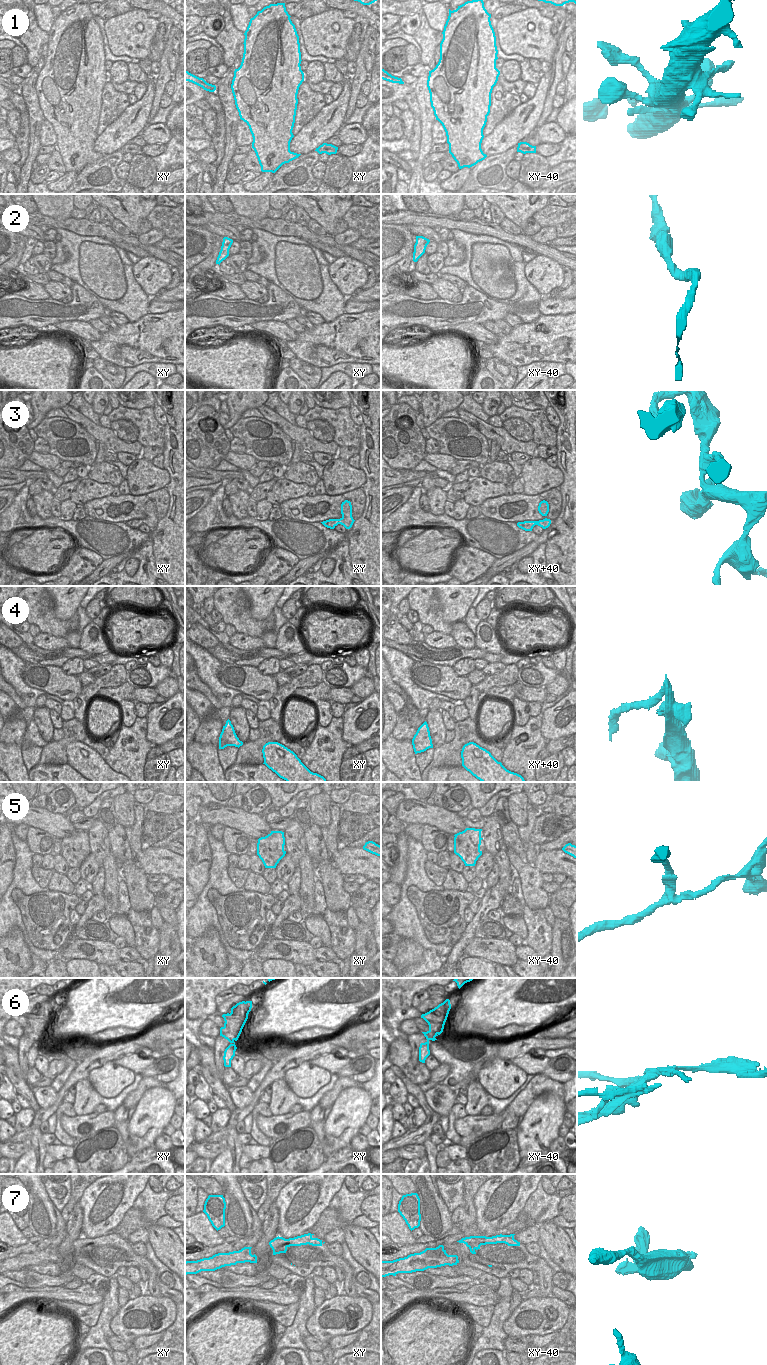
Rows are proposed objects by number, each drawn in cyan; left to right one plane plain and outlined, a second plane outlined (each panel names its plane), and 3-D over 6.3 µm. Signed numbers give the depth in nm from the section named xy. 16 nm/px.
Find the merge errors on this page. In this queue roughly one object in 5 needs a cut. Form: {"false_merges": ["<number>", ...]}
{"false_merges": ["5", "6"]}

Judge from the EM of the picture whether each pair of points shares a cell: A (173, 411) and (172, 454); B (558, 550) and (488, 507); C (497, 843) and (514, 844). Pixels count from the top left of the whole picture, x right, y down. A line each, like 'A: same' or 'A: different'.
A: same
B: different
C: different

